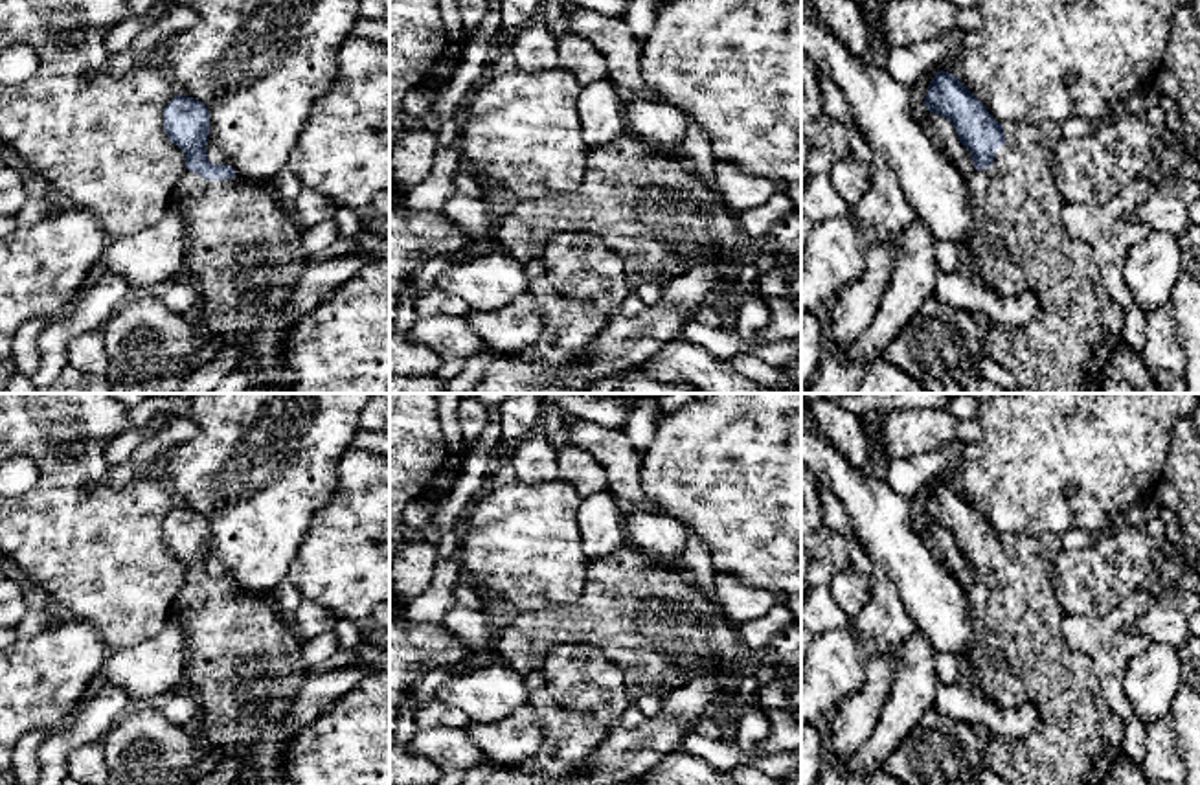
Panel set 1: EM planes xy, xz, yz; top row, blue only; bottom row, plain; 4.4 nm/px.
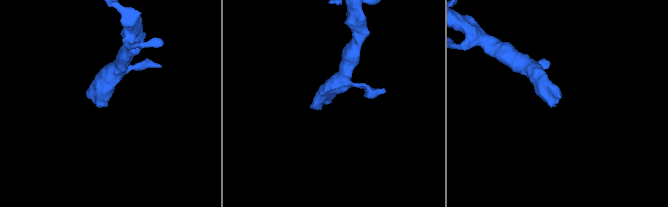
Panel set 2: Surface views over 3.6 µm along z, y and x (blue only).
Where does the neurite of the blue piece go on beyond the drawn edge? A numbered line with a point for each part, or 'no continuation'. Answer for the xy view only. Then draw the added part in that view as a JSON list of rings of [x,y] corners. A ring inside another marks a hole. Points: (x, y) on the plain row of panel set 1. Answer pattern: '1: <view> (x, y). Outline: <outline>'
1: xy (243, 660). Outline: [[[187,581],[173,601],[169,616],[180,621],[186,634],[182,688],[191,691],[198,704],[197,734],[206,739],[209,750],[221,748],[222,759],[237,757],[241,761],[241,772],[235,779],[246,785],[289,785],[285,757],[296,734],[285,732],[283,721],[311,673],[311,667],[301,660],[303,640],[294,631],[292,621],[283,618],[266,597],[246,592],[239,585],[228,592],[206,592]]]

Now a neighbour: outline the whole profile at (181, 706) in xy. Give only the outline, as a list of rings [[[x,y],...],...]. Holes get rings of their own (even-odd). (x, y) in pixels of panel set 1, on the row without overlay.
[[[186,688],[175,689],[160,706],[165,719],[178,726],[191,726],[198,719],[197,699]]]

